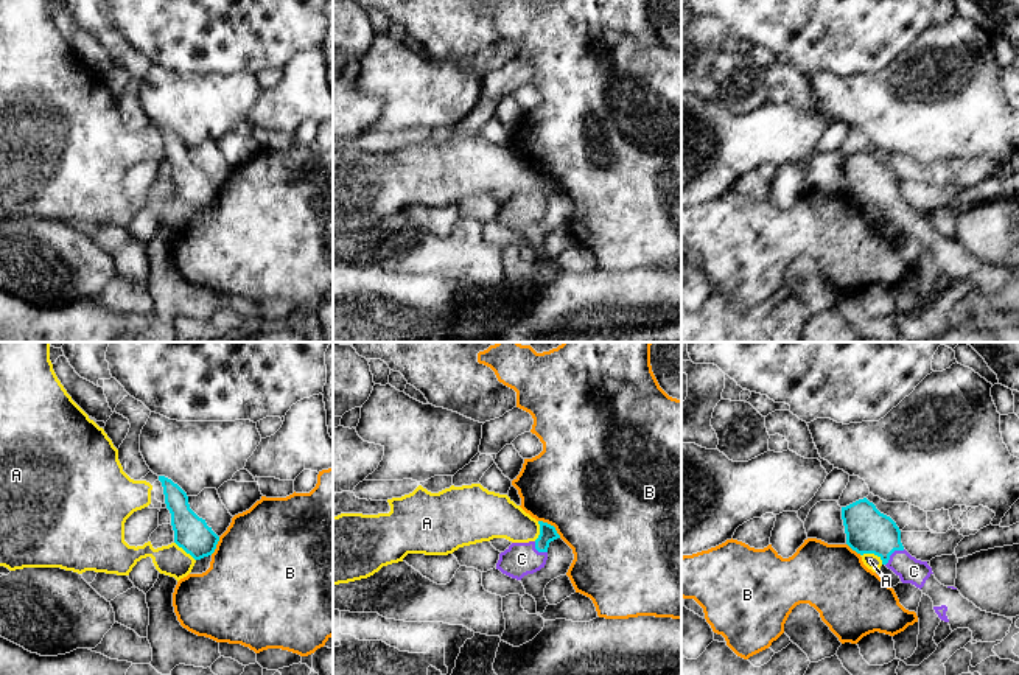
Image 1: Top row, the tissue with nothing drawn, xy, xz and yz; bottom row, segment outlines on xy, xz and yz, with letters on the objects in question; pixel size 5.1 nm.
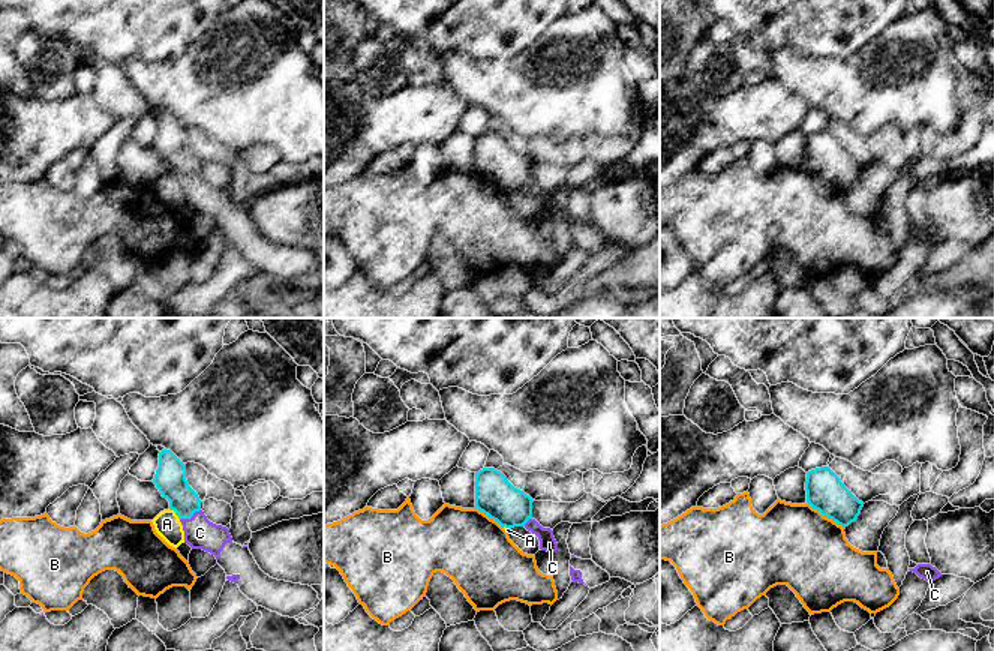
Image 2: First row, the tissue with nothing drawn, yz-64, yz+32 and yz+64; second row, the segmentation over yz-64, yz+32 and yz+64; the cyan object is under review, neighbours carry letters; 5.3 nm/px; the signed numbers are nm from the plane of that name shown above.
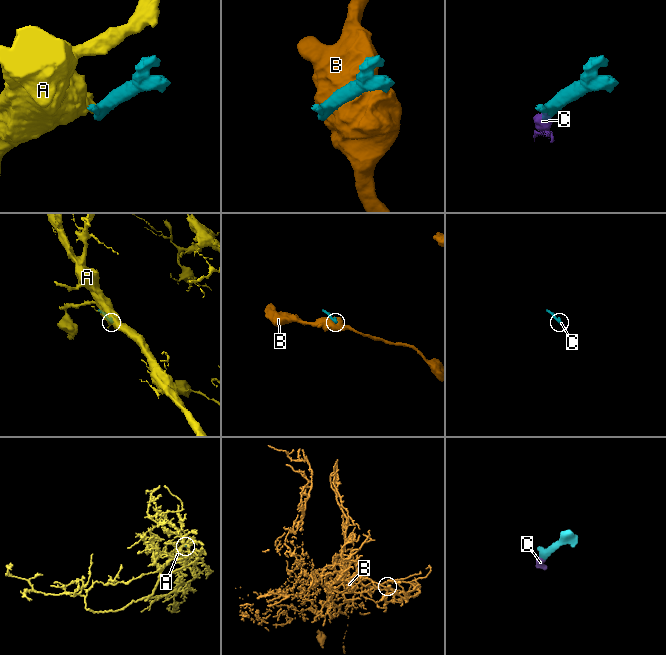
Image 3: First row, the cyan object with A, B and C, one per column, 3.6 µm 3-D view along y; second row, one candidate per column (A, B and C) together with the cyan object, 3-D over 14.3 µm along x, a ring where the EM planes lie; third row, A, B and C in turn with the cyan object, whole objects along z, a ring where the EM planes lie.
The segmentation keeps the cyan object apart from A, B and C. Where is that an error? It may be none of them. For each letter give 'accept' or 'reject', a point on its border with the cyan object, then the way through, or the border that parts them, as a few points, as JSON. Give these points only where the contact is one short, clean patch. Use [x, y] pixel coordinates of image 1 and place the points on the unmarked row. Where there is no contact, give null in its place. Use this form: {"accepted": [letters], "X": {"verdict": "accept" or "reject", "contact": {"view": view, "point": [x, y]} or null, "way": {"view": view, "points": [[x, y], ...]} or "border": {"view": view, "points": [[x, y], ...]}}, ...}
{"accepted": ["C"], "A": {"verdict": "reject", "contact": {"view": "yz", "point": [873, 204]}, "border": {"view": "yz", "points": [[861, 206], [875, 206], [882, 215]]}}, "B": {"verdict": "reject", "contact": {"view": "xz", "point": [549, 176]}}, "C": {"verdict": "accept", "contact": {"view": "yz", "point": [892, 204]}, "way": {"view": "yz", "points": [[868, 182], [892, 204], [913, 223]]}}}

